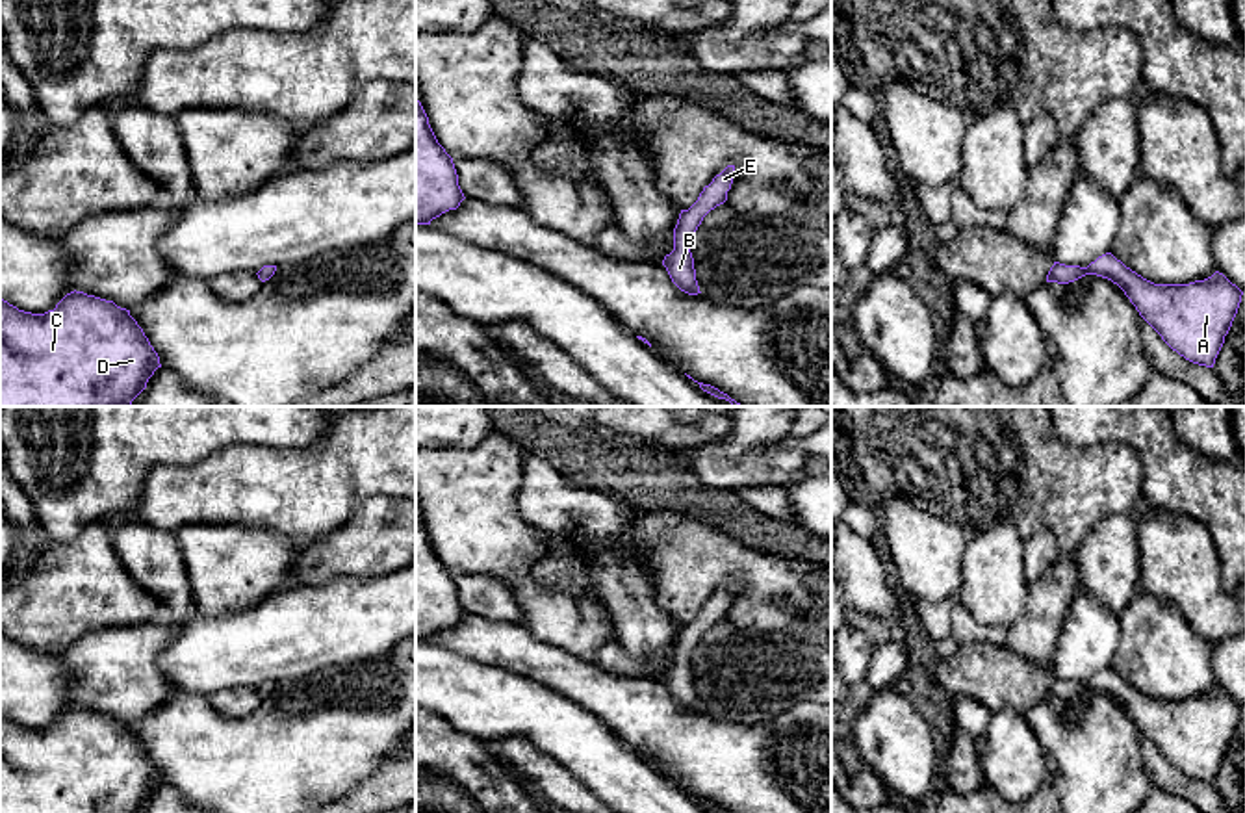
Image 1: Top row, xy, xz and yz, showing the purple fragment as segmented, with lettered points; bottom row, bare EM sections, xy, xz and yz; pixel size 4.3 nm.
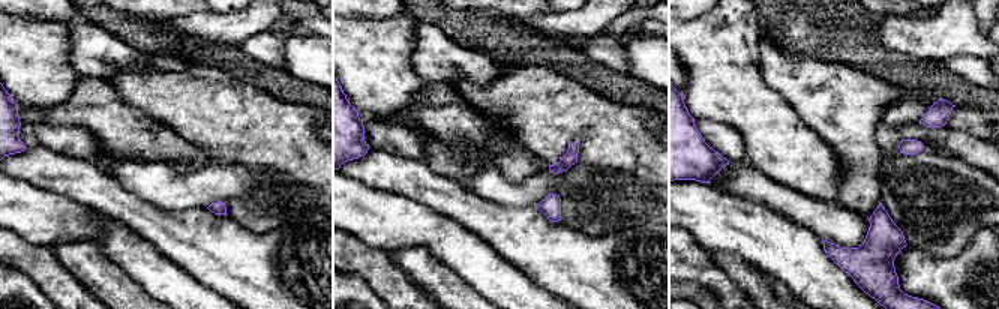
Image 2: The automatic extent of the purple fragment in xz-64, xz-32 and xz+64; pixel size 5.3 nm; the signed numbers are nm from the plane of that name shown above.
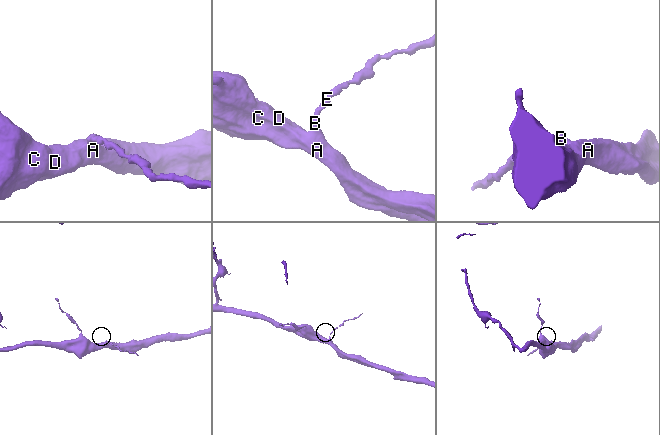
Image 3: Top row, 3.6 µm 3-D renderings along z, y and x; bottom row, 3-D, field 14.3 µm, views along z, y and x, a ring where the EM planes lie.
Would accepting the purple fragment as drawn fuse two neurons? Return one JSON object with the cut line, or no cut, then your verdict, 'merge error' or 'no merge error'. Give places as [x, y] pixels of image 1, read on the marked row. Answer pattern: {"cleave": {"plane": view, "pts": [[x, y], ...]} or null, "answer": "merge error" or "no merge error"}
{"cleave": null, "answer": "no merge error"}

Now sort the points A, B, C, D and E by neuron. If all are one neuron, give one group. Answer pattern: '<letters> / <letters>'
A B C D E

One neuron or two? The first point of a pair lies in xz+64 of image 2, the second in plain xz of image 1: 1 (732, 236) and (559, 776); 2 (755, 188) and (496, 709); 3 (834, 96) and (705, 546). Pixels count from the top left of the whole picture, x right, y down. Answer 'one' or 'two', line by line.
1: two
2: two
3: two

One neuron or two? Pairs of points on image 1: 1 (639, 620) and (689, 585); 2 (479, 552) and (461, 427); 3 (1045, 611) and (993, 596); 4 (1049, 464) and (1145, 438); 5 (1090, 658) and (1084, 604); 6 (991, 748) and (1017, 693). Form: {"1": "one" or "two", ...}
{"1": "two", "2": "two", "3": "two", "4": "two", "5": "one", "6": "two"}

